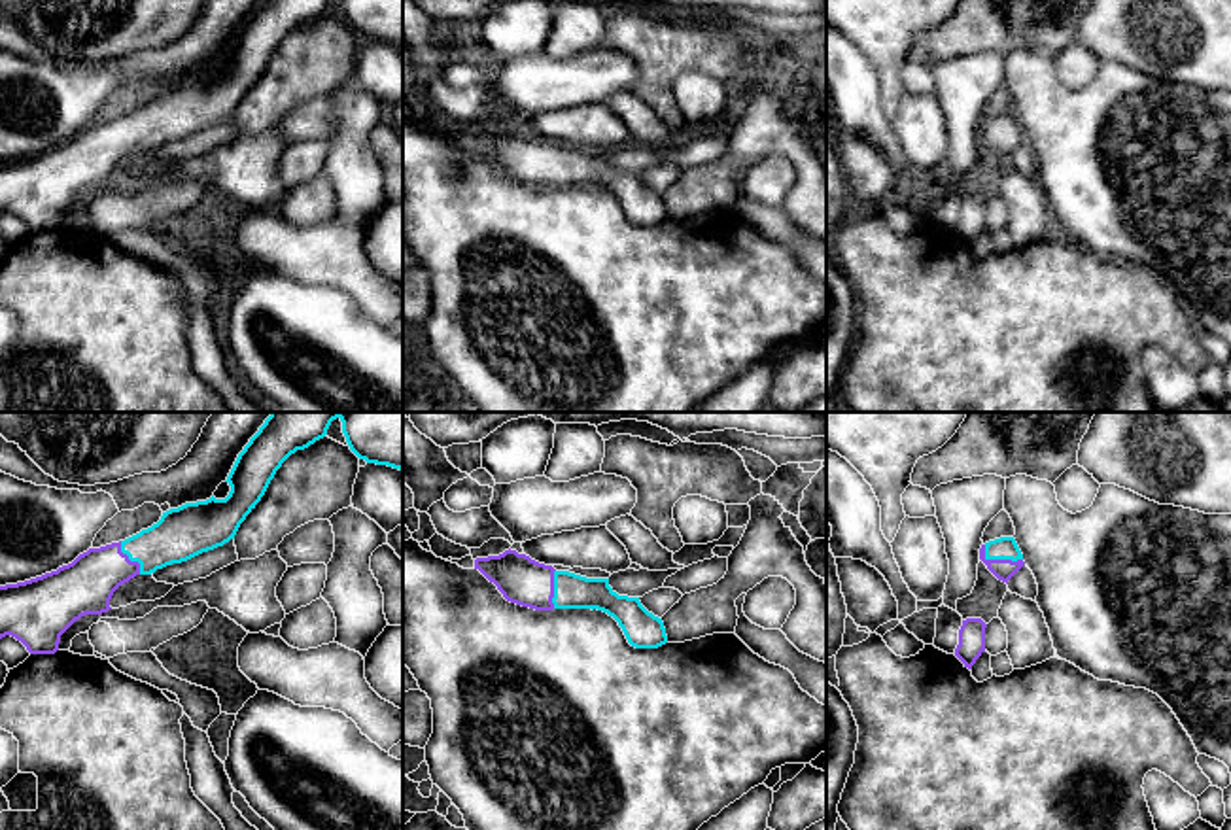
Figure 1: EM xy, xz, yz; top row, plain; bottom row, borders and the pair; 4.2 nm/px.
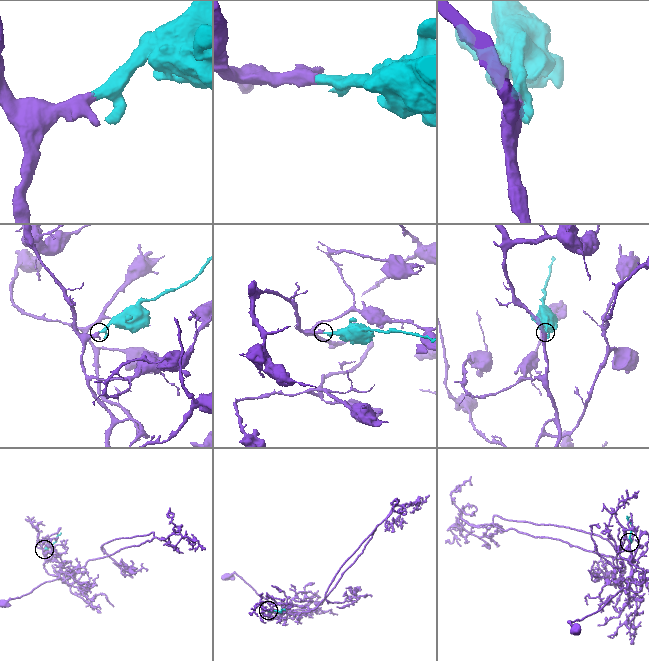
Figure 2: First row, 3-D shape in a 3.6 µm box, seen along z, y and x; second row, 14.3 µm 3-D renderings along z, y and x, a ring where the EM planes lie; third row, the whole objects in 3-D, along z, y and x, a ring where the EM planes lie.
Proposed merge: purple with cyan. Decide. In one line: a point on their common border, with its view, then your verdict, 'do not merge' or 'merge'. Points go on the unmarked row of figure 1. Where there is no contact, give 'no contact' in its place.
yz (999, 137) | merge

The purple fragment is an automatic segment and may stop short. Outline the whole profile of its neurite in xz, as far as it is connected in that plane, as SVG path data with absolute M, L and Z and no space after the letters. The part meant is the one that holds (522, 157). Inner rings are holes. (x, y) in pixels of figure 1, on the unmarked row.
M516 127L477 134L478 146L511 180L535 187L598 185L613 193L635 225L658 225L668 219L662 195L649 189L639 174L618 172L609 155L586 155L556 147Z

